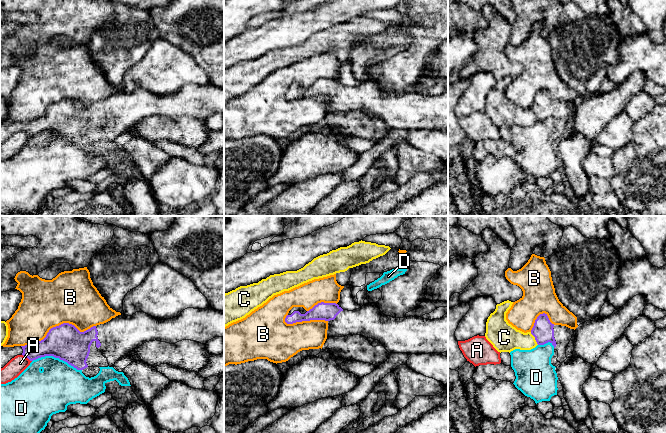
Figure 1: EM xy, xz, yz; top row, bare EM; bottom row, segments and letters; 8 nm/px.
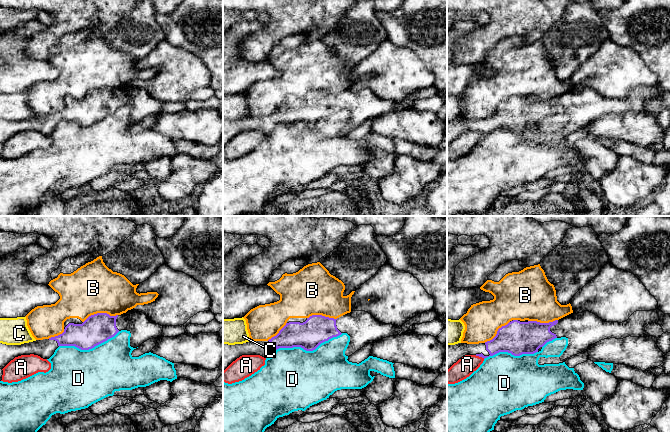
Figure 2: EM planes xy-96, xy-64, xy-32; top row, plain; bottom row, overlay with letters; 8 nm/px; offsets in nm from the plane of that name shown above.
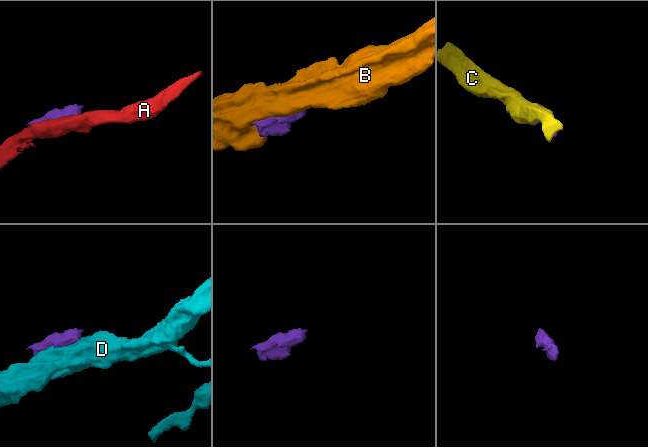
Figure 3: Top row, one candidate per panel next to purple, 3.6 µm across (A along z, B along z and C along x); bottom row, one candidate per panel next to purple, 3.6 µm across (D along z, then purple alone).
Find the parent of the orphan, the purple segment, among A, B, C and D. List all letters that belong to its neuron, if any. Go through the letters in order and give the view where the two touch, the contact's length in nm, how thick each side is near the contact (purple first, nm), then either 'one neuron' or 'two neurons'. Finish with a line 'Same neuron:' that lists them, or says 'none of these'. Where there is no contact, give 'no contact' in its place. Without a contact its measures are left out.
A: xy | 100 nm | 200/140 nm | two neurons
B: xy | 600 nm | 280/400 nm | two neurons
C: yz | 120 nm | 170/220 nm | two neurons
D: xy | 400 nm | 280/360 nm | two neurons
Same neuron: none of these

